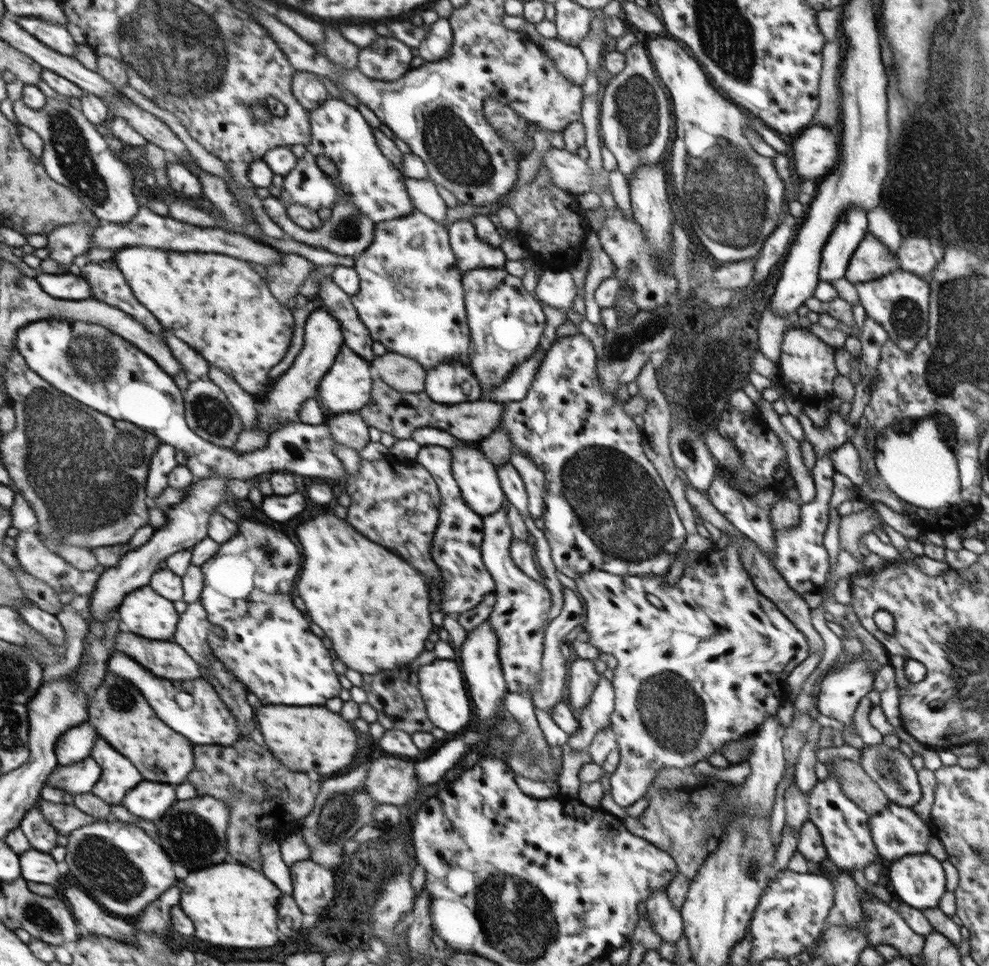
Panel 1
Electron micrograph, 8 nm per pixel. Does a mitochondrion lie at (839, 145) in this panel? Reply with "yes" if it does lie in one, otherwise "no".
no

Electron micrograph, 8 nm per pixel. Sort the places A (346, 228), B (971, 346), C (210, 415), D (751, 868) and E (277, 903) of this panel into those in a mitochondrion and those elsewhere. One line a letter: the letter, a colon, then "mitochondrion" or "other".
A: mitochondrion
B: mitochondrion
C: mitochondrion
D: mitochondrion
E: other

